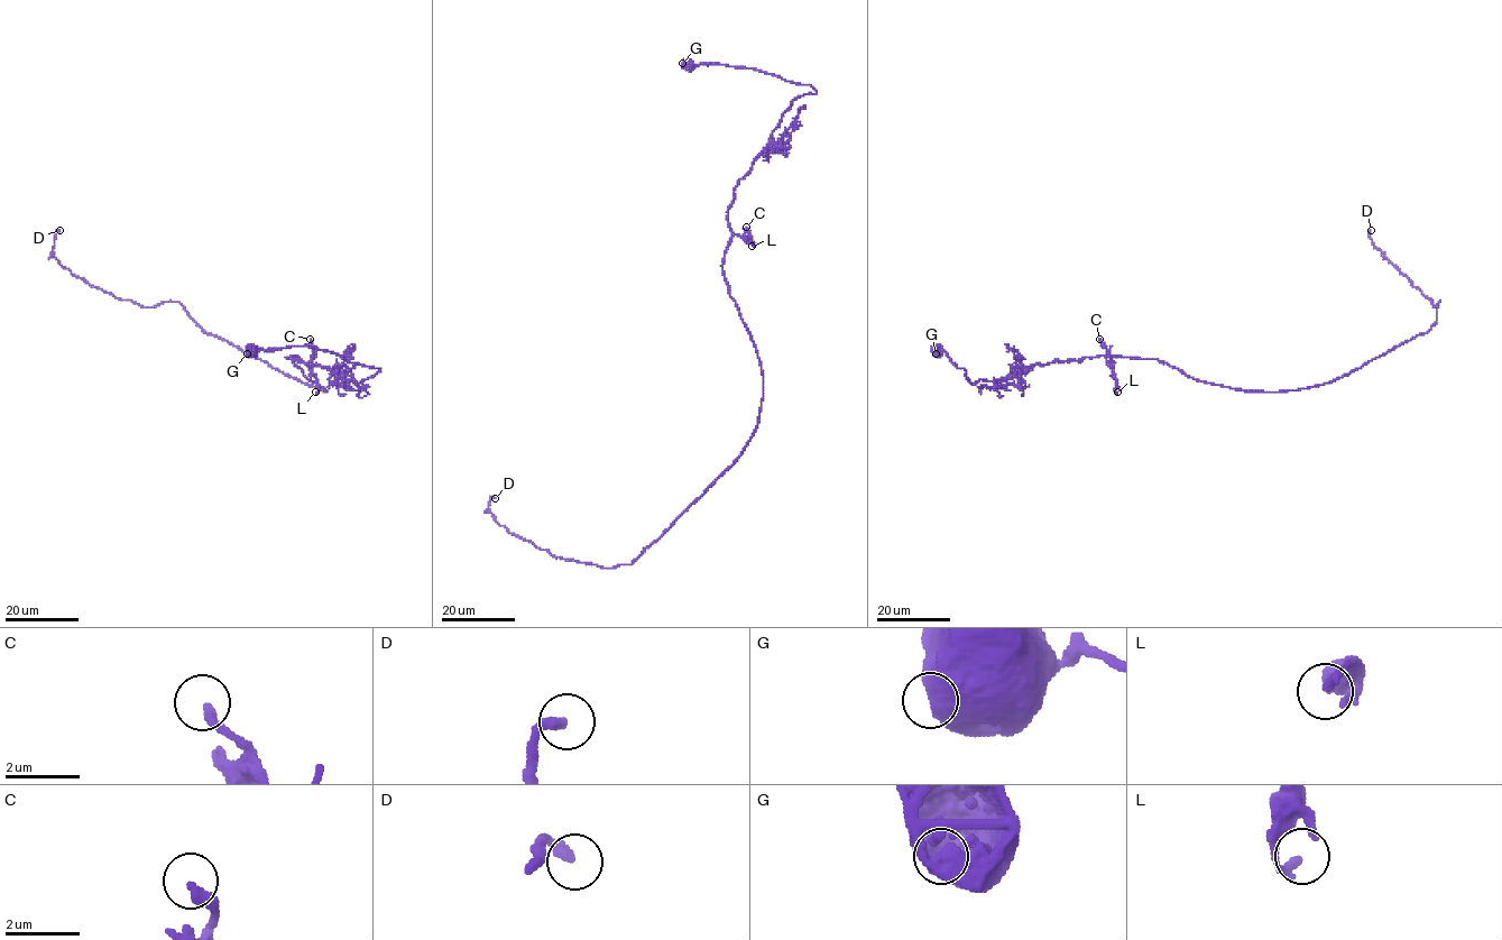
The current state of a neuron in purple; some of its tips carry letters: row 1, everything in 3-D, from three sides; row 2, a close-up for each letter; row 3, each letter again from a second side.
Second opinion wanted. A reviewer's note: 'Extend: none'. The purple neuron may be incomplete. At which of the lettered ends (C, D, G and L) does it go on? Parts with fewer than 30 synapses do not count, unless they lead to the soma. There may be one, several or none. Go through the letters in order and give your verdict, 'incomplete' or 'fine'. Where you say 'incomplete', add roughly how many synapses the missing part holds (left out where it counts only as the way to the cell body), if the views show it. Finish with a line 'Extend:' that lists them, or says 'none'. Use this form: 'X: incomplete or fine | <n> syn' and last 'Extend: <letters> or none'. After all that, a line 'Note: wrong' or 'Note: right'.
C: fine
D: incomplete | 70 syn
G: fine
L: fine
Extend: D
Note: wrong

